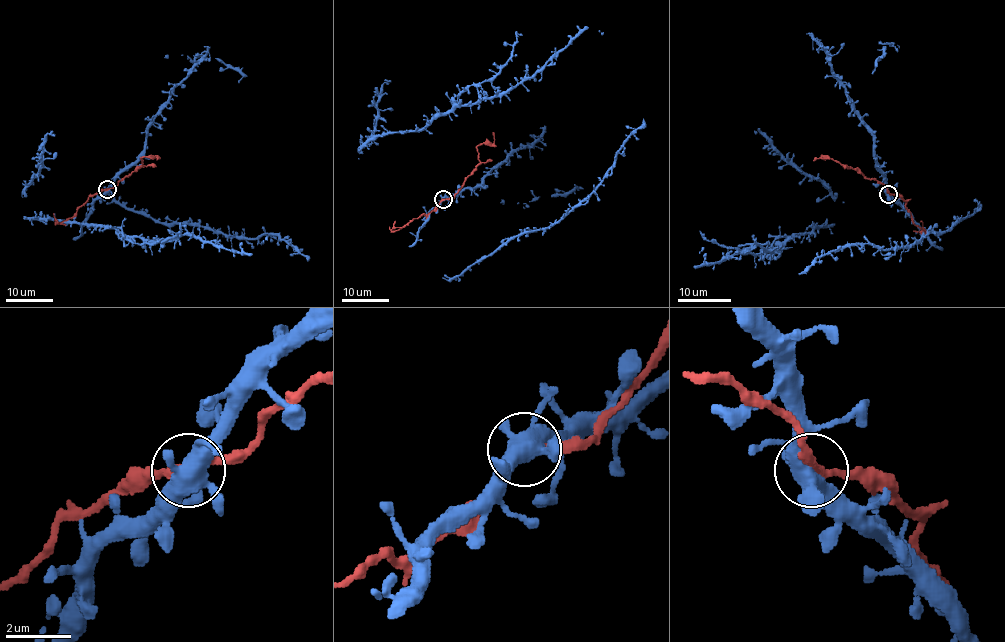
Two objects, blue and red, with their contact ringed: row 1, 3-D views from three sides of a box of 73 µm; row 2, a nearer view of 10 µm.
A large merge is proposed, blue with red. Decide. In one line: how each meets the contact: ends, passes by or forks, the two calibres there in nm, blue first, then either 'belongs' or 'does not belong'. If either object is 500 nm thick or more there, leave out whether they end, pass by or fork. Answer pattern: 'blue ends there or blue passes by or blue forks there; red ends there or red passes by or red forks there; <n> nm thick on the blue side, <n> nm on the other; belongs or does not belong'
blue forks there; red passes by; 480 nm thick on the blue side, 240 nm on the other; does not belong

